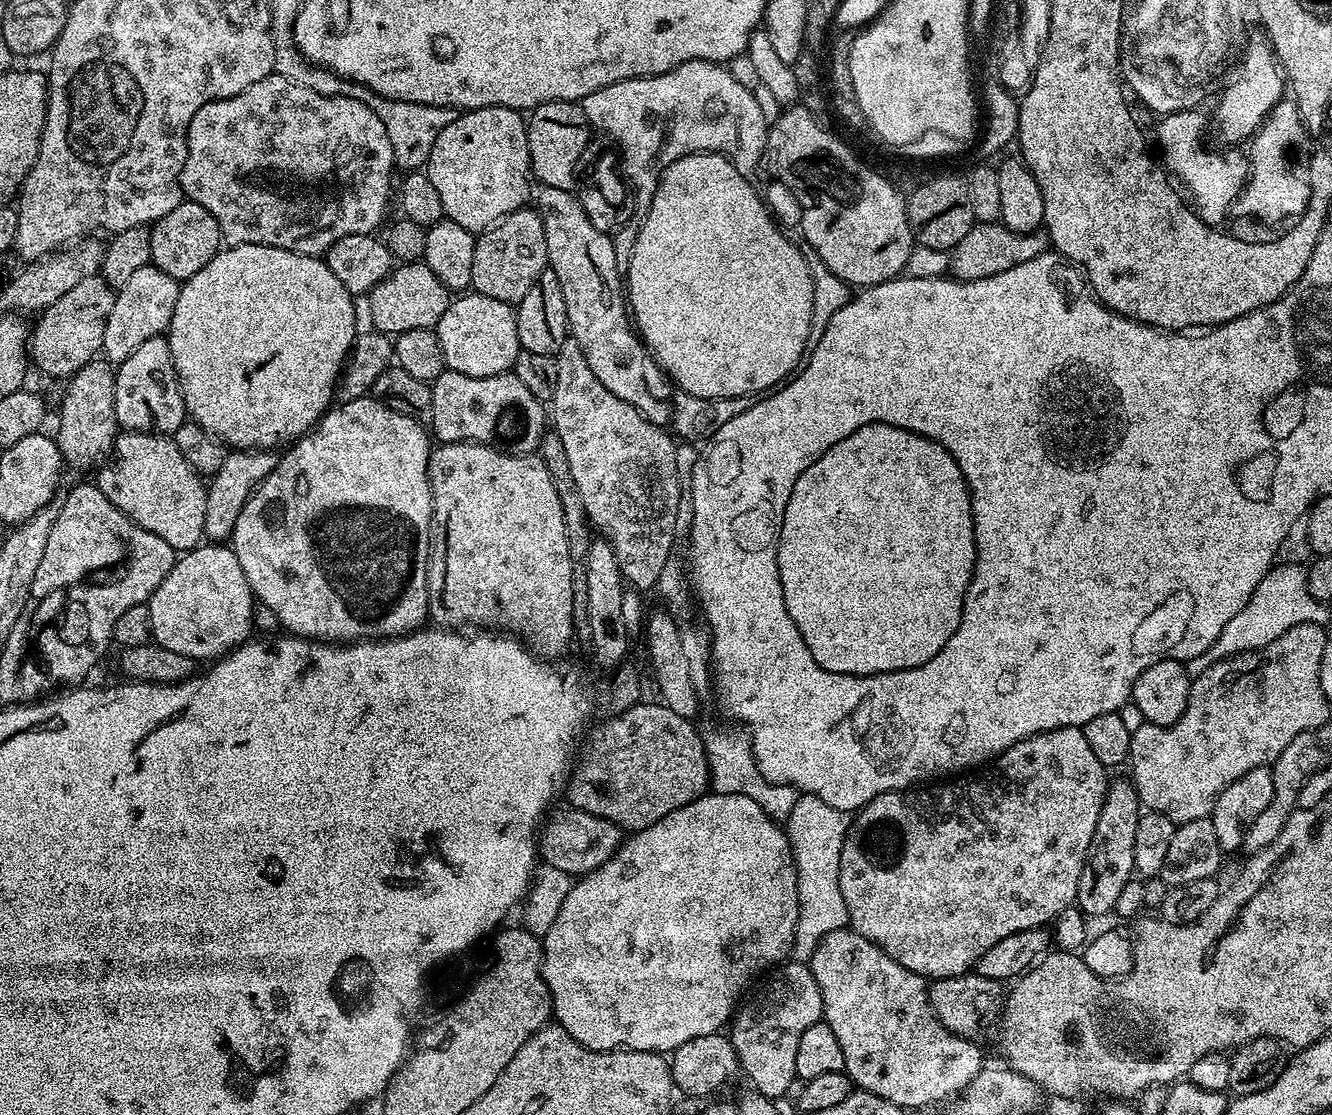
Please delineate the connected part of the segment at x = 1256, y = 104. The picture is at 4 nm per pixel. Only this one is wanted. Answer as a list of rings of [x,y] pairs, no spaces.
[[[1266,32],[1254,35],[1254,40],[1248,48],[1248,56],[1244,64],[1236,70],[1232,84],[1223,87],[1218,100],[1218,116],[1216,122],[1222,127],[1224,138],[1234,140],[1242,134],[1246,134],[1256,122],[1263,122],[1269,110],[1283,97],[1286,88],[1283,71],[1279,65],[1279,60],[1268,40]]]

